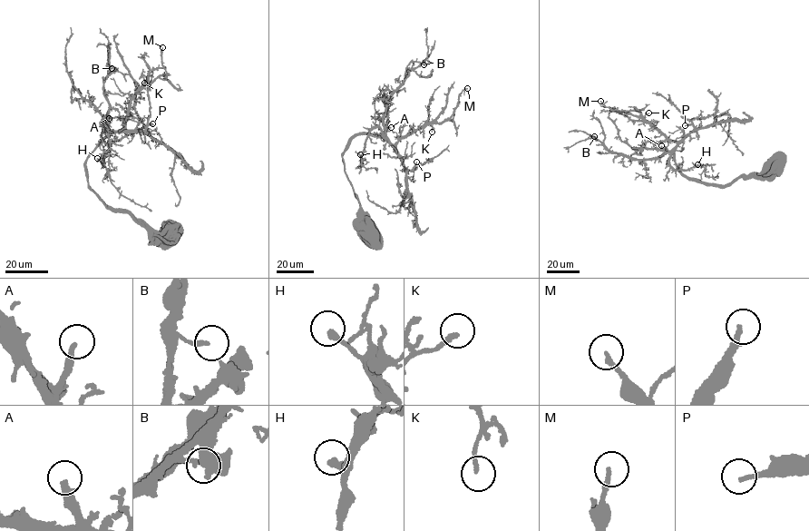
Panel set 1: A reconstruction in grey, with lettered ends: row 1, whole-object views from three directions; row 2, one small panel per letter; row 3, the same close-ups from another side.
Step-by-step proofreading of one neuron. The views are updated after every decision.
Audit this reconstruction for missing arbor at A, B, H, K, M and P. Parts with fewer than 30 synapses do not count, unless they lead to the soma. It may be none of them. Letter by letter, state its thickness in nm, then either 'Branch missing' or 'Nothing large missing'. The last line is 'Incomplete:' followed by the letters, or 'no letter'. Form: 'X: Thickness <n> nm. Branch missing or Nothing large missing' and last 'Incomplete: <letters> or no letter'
A: Thickness 240 nm. Branch missing
B: Thickness 160 nm. Nothing large missing
H: Thickness 220 nm. Nothing large missing
K: Thickness 170 nm. Nothing large missing
M: Thickness 180 nm. Nothing large missing
P: Thickness 200 nm. Branch missing
Incomplete: A, P

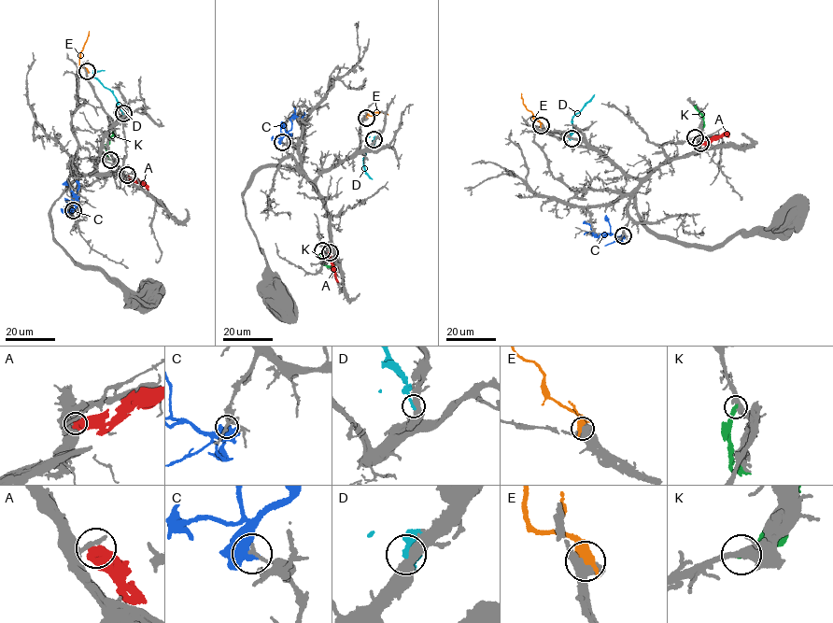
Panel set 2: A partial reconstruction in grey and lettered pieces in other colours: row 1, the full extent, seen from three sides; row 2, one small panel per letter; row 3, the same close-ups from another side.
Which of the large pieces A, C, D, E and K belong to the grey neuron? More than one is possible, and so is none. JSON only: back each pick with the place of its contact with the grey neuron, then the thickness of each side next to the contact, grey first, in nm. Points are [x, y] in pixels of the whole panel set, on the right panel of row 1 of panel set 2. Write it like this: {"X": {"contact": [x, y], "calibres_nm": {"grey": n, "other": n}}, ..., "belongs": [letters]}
{"belongs": []}

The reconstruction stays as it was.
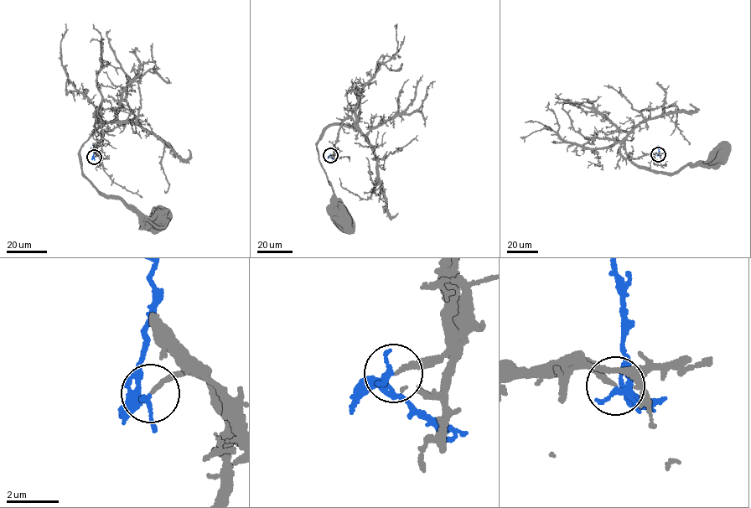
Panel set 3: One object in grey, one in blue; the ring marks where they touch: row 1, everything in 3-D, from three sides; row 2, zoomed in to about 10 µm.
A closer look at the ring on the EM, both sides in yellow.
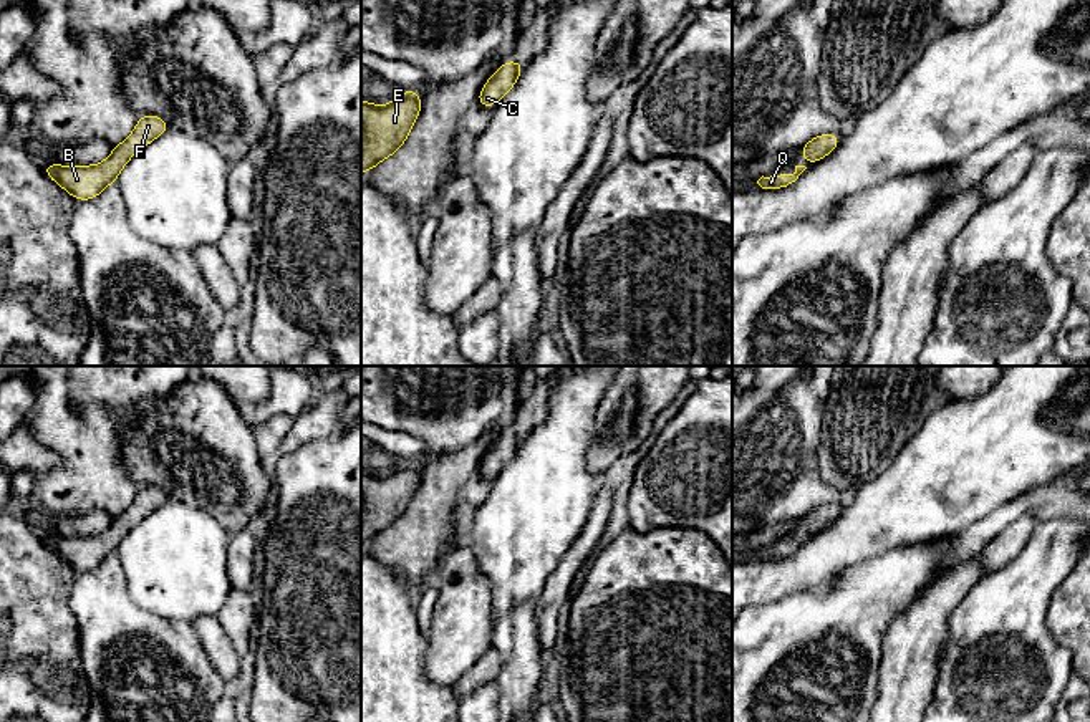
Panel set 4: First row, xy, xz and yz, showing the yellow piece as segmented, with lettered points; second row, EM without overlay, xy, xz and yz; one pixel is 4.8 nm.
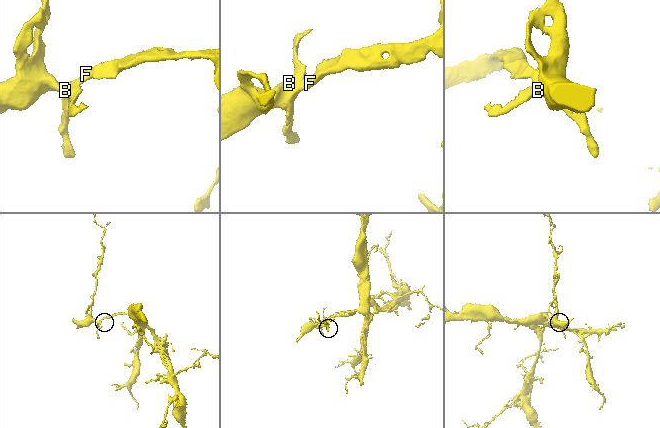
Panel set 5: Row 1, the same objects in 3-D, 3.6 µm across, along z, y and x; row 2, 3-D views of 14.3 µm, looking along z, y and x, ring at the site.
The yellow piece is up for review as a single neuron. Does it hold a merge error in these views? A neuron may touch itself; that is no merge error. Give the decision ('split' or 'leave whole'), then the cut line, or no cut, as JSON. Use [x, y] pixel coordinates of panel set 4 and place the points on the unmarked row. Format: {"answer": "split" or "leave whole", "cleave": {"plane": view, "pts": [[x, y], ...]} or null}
{"answer": "leave whole", "cleave": null}

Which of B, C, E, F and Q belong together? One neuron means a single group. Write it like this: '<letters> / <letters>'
B C E F Q

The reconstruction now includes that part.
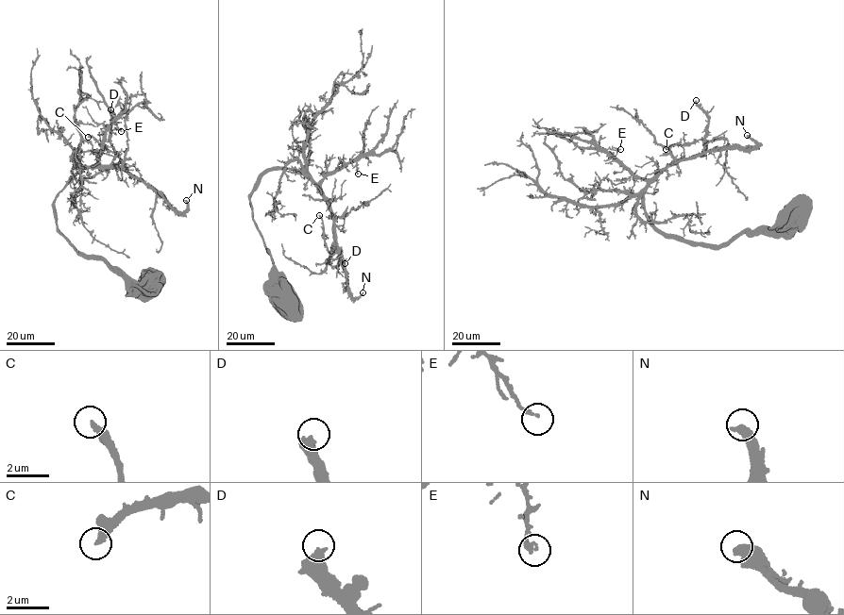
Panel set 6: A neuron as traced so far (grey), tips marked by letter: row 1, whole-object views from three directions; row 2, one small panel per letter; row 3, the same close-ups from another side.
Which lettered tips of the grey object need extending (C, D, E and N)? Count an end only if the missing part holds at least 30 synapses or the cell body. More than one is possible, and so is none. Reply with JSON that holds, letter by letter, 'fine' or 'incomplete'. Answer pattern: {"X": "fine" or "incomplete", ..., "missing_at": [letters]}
{"C": "fine", "D": "fine", "E": "fine", "N": "fine", "missing_at": []}

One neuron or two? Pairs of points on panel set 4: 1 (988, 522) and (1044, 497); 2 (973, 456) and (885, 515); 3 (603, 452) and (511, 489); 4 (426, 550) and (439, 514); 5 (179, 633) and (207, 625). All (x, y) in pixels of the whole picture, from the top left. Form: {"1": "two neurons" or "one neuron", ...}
{"1": "one neuron", "2": "one neuron", "3": "two neurons", "4": "one neuron", "5": "two neurons"}

